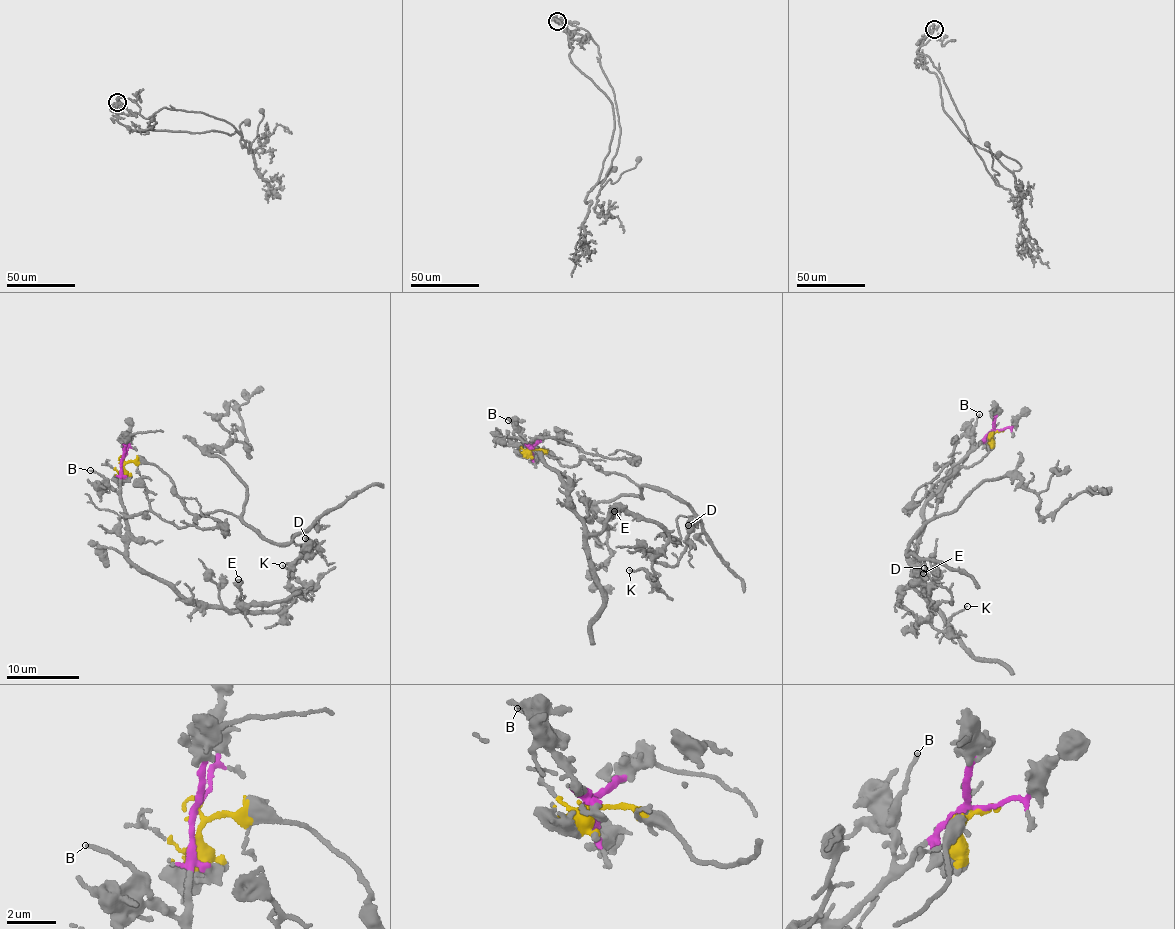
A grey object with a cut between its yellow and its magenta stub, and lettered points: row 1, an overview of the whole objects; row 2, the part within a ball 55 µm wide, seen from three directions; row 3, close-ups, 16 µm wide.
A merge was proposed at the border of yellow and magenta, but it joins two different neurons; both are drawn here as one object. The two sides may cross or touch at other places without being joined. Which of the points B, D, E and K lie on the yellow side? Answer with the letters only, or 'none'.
none

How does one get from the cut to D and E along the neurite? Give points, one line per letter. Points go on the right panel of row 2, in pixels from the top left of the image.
D: (997, 430), (920, 513), (929, 606), (910, 588), (897, 601), (926, 618), (952, 601), (917, 577), (925, 569)
E: (997, 430), (953, 469), (920, 513), (923, 527), (915, 551), (928, 604), (920, 591), (923, 572)

